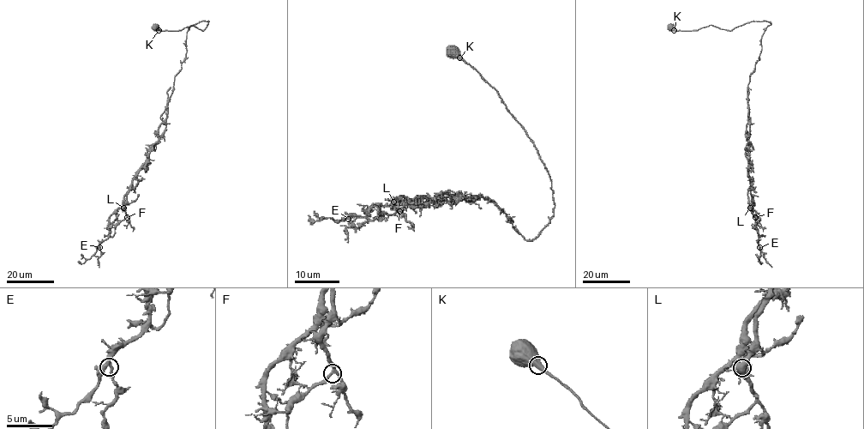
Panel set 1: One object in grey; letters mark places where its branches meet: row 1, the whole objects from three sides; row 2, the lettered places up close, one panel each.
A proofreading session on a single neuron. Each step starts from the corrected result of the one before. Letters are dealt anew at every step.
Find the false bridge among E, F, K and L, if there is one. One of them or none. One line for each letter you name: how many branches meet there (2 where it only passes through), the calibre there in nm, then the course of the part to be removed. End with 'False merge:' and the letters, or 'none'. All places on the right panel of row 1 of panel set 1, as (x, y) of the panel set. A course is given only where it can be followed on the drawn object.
L: 8 | 550 nm | (751, 208), (747, 193), (750, 180), (748, 149), (751, 145), (746, 129), (750, 122), (747, 87)
False merge: L

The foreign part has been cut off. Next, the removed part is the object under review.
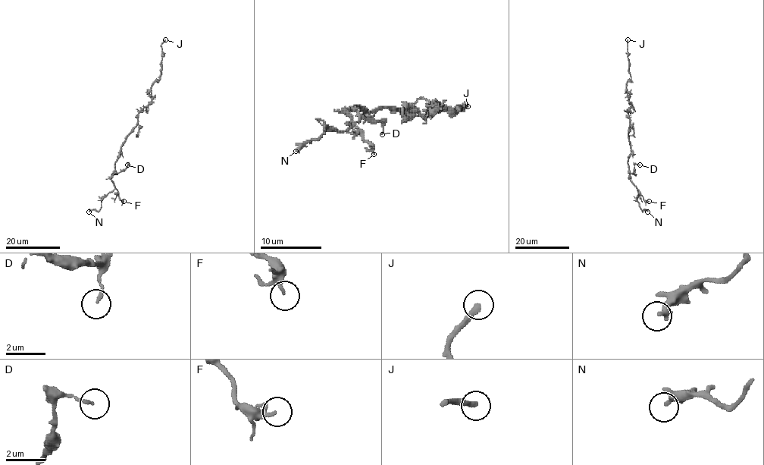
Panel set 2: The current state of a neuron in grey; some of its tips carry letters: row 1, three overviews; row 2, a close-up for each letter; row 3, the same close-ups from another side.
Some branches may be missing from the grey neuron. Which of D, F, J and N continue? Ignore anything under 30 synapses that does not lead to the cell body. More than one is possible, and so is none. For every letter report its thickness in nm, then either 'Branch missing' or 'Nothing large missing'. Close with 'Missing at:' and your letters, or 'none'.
D: Thickness 150 nm. Nothing large missing
F: Thickness 170 nm. Nothing large missing
J: Thickness 280 nm. Branch missing
N: Thickness 340 nm. Nothing large missing
Missing at: J

